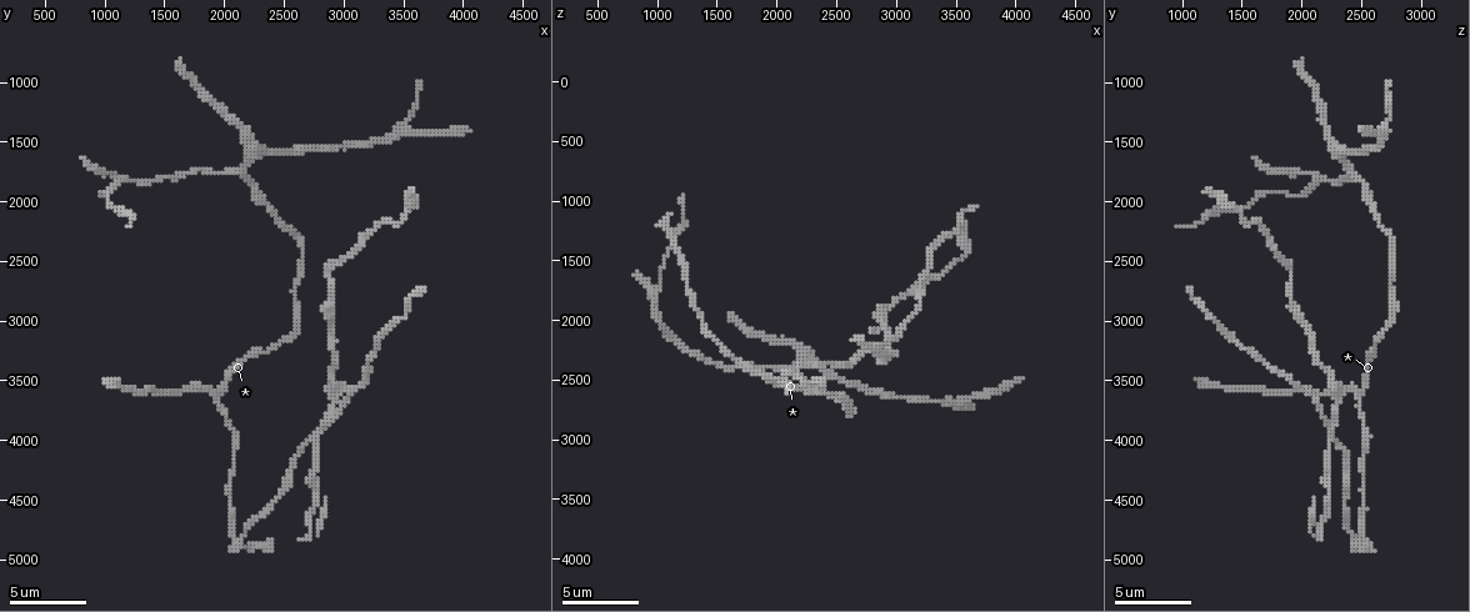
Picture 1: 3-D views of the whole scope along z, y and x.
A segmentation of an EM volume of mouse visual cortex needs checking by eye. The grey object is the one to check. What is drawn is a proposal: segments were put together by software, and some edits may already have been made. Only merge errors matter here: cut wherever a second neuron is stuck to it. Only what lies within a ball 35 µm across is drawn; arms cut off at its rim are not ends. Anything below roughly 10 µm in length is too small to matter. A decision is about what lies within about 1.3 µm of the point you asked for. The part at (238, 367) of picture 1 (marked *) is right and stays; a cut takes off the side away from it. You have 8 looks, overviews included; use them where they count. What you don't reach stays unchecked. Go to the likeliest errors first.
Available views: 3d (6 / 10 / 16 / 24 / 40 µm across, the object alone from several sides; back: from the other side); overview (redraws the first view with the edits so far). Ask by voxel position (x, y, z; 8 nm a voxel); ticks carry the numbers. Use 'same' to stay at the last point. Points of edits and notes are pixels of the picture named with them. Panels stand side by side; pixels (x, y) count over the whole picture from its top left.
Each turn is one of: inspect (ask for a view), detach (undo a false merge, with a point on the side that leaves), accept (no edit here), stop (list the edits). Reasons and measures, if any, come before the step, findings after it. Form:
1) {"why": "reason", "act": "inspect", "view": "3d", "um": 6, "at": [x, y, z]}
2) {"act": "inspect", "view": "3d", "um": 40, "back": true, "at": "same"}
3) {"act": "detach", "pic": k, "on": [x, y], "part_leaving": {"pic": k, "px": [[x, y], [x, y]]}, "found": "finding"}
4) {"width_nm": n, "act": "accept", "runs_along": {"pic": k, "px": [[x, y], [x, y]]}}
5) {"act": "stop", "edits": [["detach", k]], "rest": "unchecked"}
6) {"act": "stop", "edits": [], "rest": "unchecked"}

{"why": "three-way junction", "act": "inspect", "view": "3d", "um": 6, "at": [2120, 1720, 2400]}

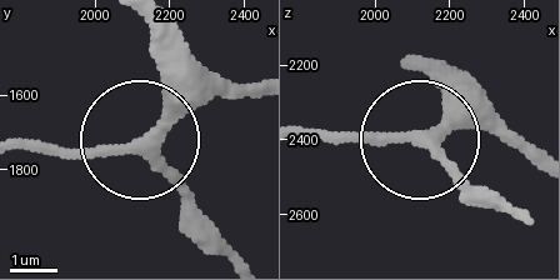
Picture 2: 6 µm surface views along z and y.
{"act": "inspect", "view": "3d", "um": 6, "back": true, "at": [2120, 1740, 2400]}

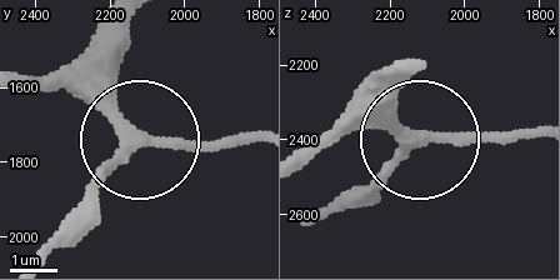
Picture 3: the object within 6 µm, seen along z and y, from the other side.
{"side_arm_um": 18, "act": "accept", "runs_along": {"pic": 3, "px": [[35, 254], [135, 139], [51, 79]]}, "found": "one neuron here"}

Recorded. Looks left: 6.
{"why": "three-way junction", "act": "inspect", "view": "3d", "um": 10, "at": [2880, 3860, 2220]}

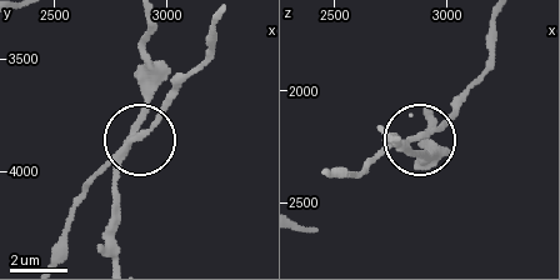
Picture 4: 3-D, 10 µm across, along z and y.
{"act": "inspect", "view": "3d", "um": 10, "back": true, "at": [2880, 3840, 2220]}

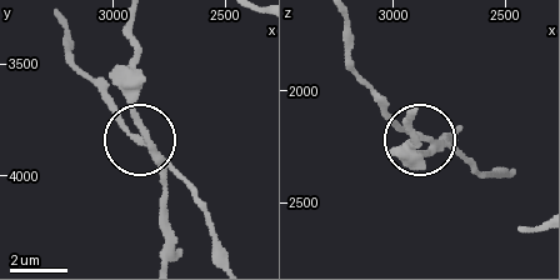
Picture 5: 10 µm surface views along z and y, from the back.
{"act": "detach", "pic": 5, "on": [141, 120], "part_leaving": {"pic": 5, "px": [[161, 159], [133, 96], [133, 25]]}, "found": "two neurons meet here"}

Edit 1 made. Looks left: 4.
{"why": "three-way junction", "act": "inspect", "view": "3d", "um": 16, "at": [1920, 3600, 2480]}

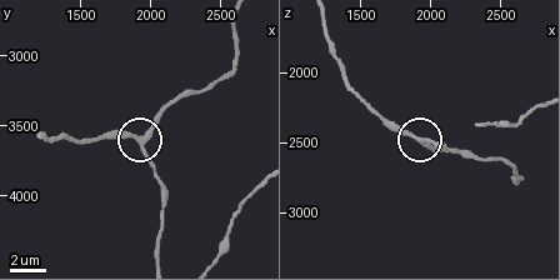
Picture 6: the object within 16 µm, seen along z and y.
{"act": "inspect", "view": "3d", "um": 6, "at": [1900, 3600, 2460]}

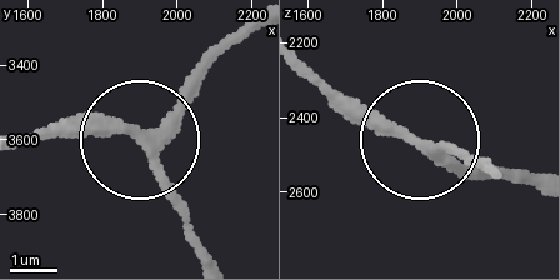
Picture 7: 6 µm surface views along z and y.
{"act": "accept", "found": "all the same neuron"}

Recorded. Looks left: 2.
{"why": "sudden change in width", "act": "inspect", "view": "3d", "um": 10, "at": [1100, 1820, 2100]}

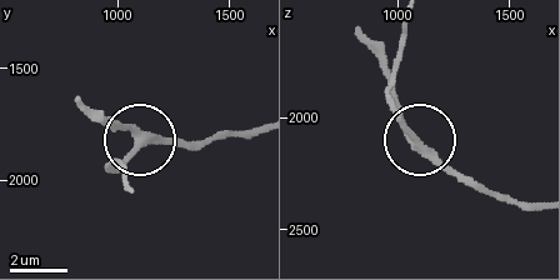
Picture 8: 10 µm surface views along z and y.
{"arms": 3, "act": "accept", "found": "continuous, no second neuron"}

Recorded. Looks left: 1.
{"act": "stop", "edits": [["detach", 5]], "rest": "unchecked"}

